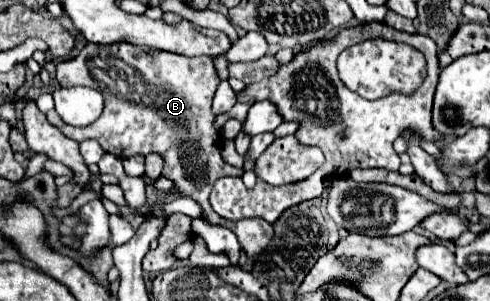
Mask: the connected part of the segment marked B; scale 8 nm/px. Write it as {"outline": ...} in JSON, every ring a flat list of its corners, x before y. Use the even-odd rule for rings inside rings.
{"outline":[[87,43,81,53,75,59,69,61,61,61,57,63,57,81,61,87,91,87,95,91,99,91,105,99,105,107,101,117,91,123,89,127,73,127,67,123,55,123,55,127,61,129,61,133,77,143,85,141,85,139,97,139,101,143,101,147,107,153,113,153,119,159,127,159,133,155,149,155,149,153,157,153,163,159,163,177,173,181,173,193,175,195,183,195,183,197,191,197,193,201,197,201,203,209,203,219,211,225,221,225,227,227,229,231,233,231,241,243,241,249,247,253,247,257,251,261,259,261,261,253,271,245,275,233,273,227,267,225,265,221,255,221,255,219,243,219,243,221,227,221,223,217,219,217,209,203,209,193,213,189,213,183,219,177,237,177,243,175,243,169,237,169,229,163,223,161,221,157,221,129,215,129,215,113,211,109,211,101,213,95,217,91,219,85,219,75,213,67,213,61,209,57,179,57,177,53,165,53,165,51,149,51,149,53,135,53,133,45,127,43,119,43,119,45,95,45,95,43],[119,61,125,61,131,69,119,69]]}

